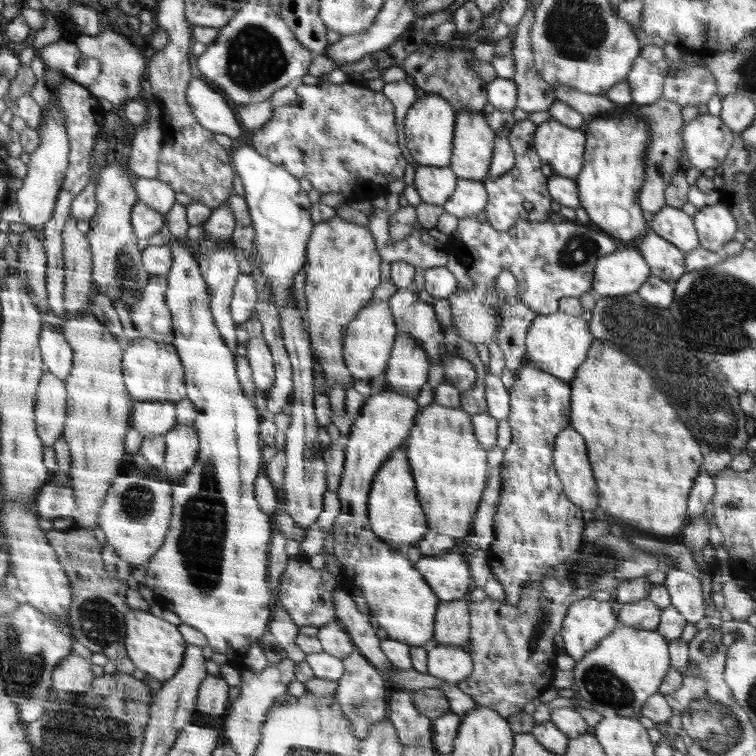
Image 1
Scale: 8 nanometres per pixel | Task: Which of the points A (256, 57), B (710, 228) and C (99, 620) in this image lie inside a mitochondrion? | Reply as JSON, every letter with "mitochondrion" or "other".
{"A":"mitochondrion","B":"other","C":"mitochondrion"}

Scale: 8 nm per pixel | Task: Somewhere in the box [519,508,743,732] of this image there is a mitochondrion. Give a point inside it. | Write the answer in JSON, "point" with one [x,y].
{"point":[603,684]}

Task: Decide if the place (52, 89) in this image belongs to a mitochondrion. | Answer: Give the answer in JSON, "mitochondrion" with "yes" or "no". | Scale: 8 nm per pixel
{"mitochondrion":"no"}

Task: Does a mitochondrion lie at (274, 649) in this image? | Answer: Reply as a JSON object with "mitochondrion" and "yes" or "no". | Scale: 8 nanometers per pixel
{"mitochondrion":"no"}

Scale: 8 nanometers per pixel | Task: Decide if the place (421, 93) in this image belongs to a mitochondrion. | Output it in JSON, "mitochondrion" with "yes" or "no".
{"mitochondrion":"no"}

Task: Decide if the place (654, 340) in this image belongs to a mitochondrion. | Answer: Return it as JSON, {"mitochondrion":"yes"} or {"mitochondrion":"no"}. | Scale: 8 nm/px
{"mitochondrion":"yes"}

